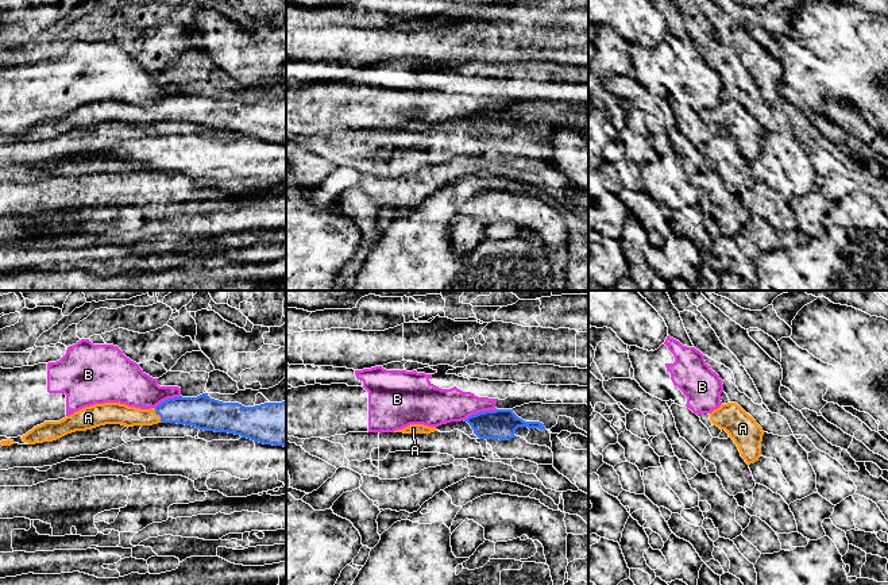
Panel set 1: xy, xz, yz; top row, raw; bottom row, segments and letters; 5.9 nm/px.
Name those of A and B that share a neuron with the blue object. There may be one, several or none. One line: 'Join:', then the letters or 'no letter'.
Join: A

